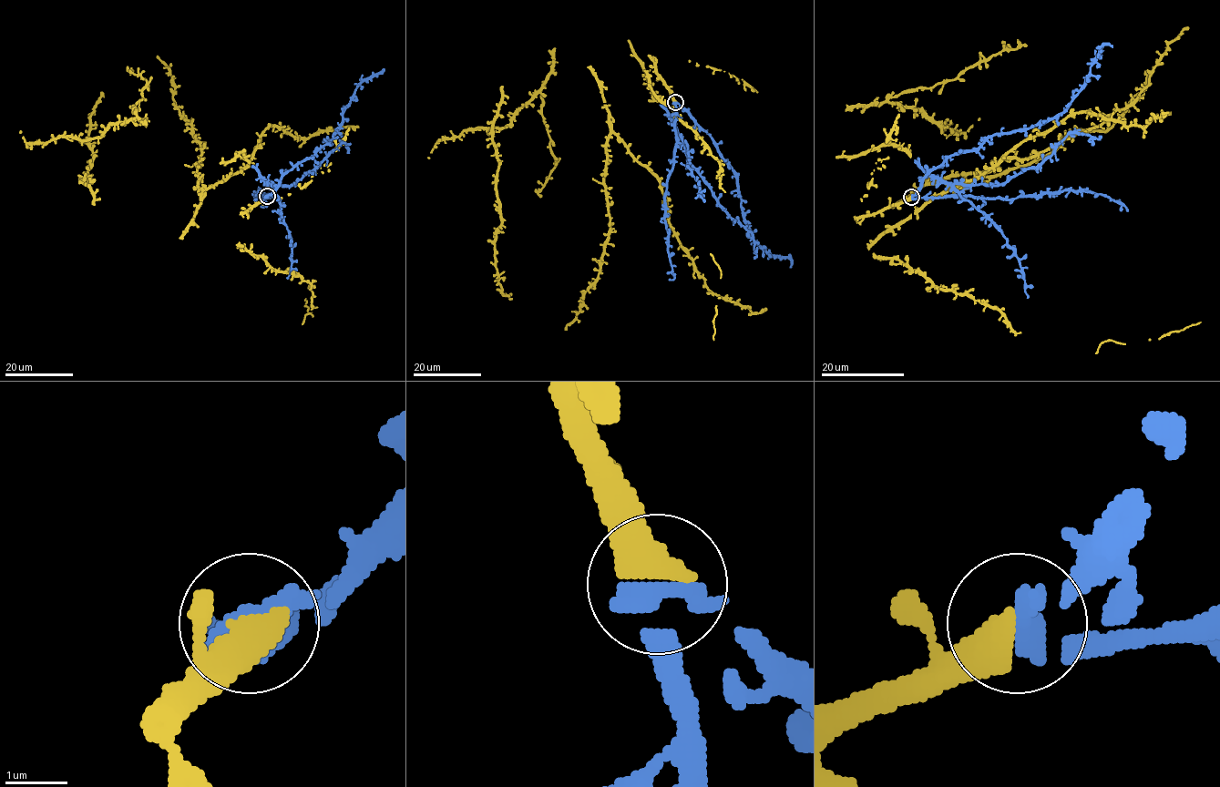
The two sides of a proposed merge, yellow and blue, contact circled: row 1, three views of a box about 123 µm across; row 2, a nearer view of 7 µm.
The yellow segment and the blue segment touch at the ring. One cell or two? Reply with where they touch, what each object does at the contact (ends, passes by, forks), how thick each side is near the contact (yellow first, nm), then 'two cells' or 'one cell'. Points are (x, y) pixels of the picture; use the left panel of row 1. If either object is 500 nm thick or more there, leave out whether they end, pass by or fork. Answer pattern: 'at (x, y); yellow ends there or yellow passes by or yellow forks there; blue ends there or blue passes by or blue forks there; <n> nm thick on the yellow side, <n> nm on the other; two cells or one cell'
at (267, 196); 600 nm thick on the yellow side, 550 nm on the other; one cell

